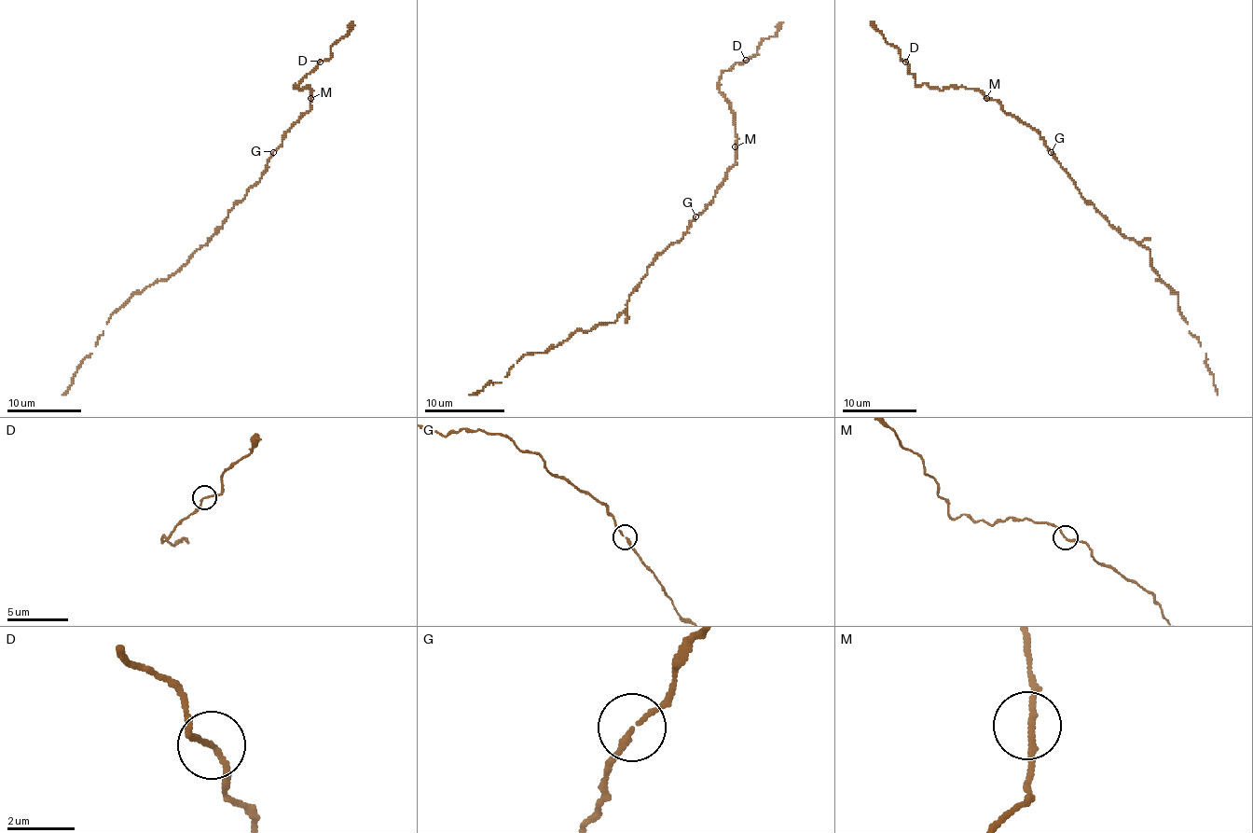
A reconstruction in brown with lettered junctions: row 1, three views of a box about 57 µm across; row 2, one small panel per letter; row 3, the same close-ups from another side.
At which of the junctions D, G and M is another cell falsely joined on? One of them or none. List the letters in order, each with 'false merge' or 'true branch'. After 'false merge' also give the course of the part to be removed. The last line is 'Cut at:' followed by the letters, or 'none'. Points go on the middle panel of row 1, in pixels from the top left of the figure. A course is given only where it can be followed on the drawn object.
D: true branch
G: true branch
M: true branch
Cut at: none

